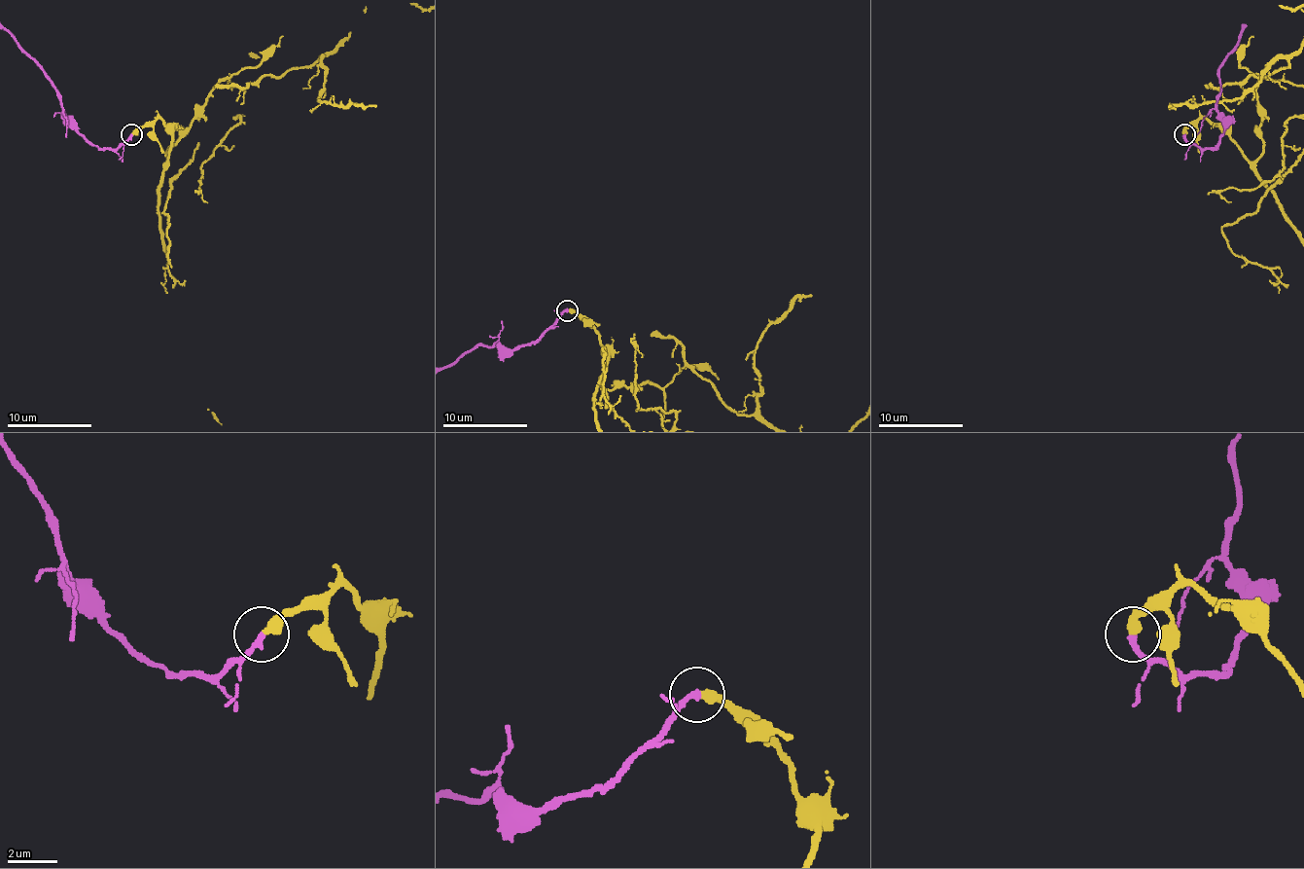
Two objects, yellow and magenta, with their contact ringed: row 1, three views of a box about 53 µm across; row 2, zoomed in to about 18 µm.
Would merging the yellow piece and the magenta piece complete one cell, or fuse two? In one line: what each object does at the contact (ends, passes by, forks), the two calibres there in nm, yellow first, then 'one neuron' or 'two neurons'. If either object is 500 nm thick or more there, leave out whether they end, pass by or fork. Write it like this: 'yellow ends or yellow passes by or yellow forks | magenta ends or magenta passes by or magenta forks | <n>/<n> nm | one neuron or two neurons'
yellow ends | magenta ends | 400/260 nm | one neuron

